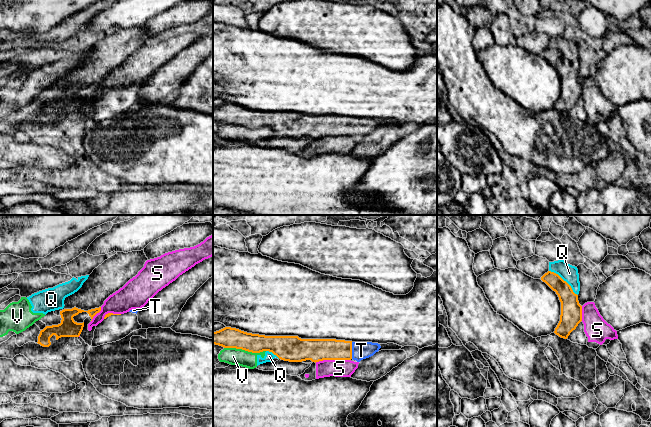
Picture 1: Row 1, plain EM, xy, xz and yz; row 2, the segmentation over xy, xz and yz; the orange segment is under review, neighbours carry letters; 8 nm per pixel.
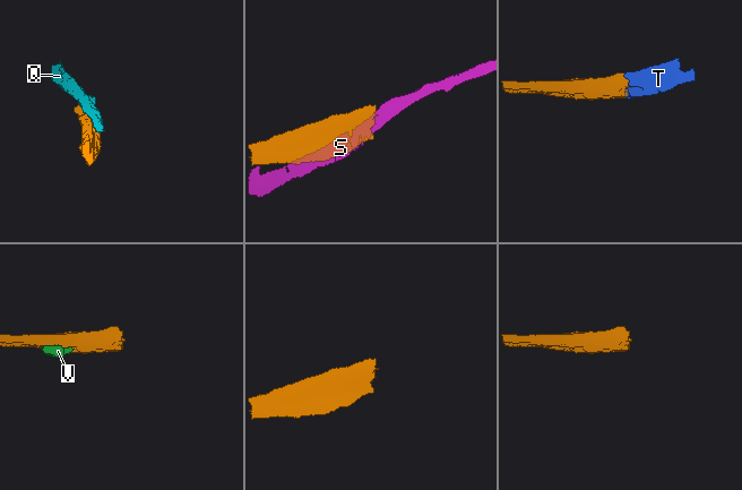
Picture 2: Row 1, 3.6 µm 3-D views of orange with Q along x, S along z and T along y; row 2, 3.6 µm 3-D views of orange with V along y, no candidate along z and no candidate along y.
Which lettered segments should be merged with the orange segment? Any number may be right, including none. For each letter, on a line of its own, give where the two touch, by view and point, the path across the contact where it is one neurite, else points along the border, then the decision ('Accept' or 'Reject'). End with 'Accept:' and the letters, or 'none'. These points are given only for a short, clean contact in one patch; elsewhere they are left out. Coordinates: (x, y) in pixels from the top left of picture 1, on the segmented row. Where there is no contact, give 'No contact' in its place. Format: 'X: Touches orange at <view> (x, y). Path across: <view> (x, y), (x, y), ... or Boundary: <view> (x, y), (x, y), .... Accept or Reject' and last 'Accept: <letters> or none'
Q: Touches orange at yz (563, 280). Reject
S: Touches orange at xz (332, 359). Reject
T: Touches orange at xz (351, 350). Accept
V: Touches orange at xz (245, 350). Reject
Accept: T

